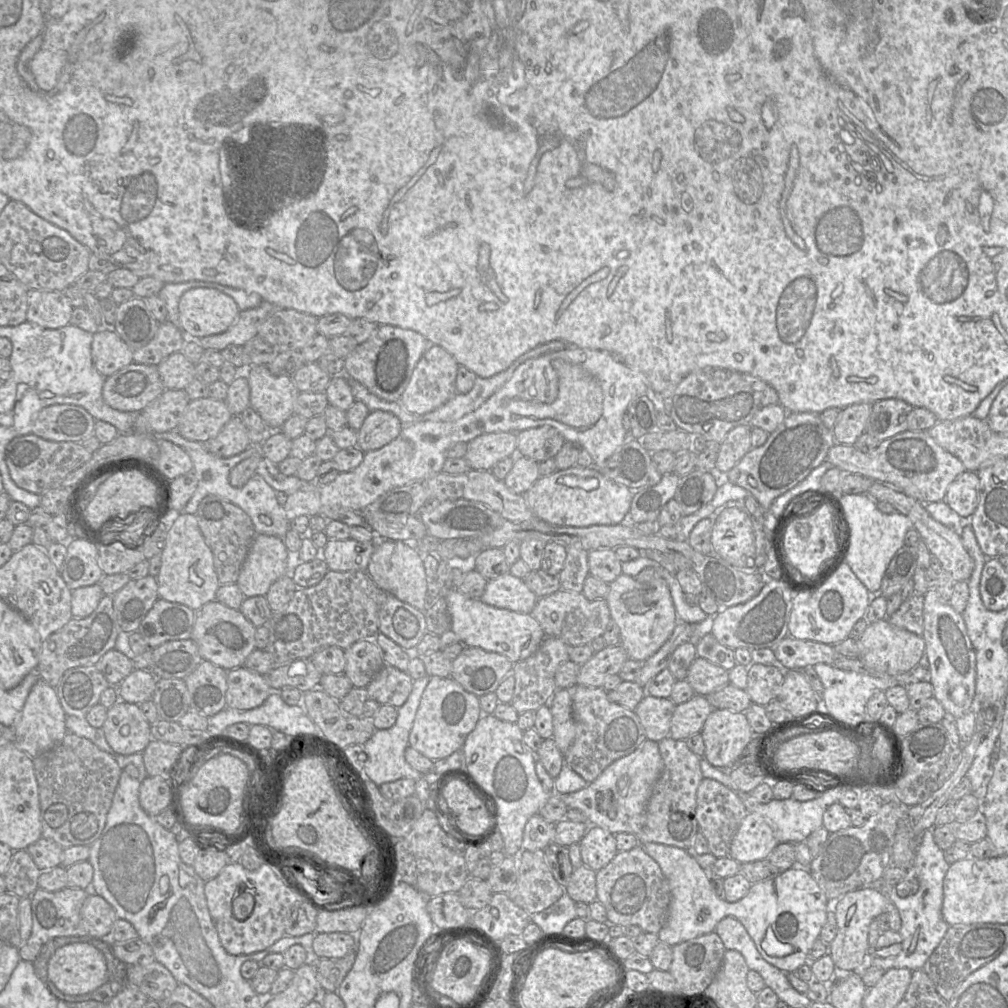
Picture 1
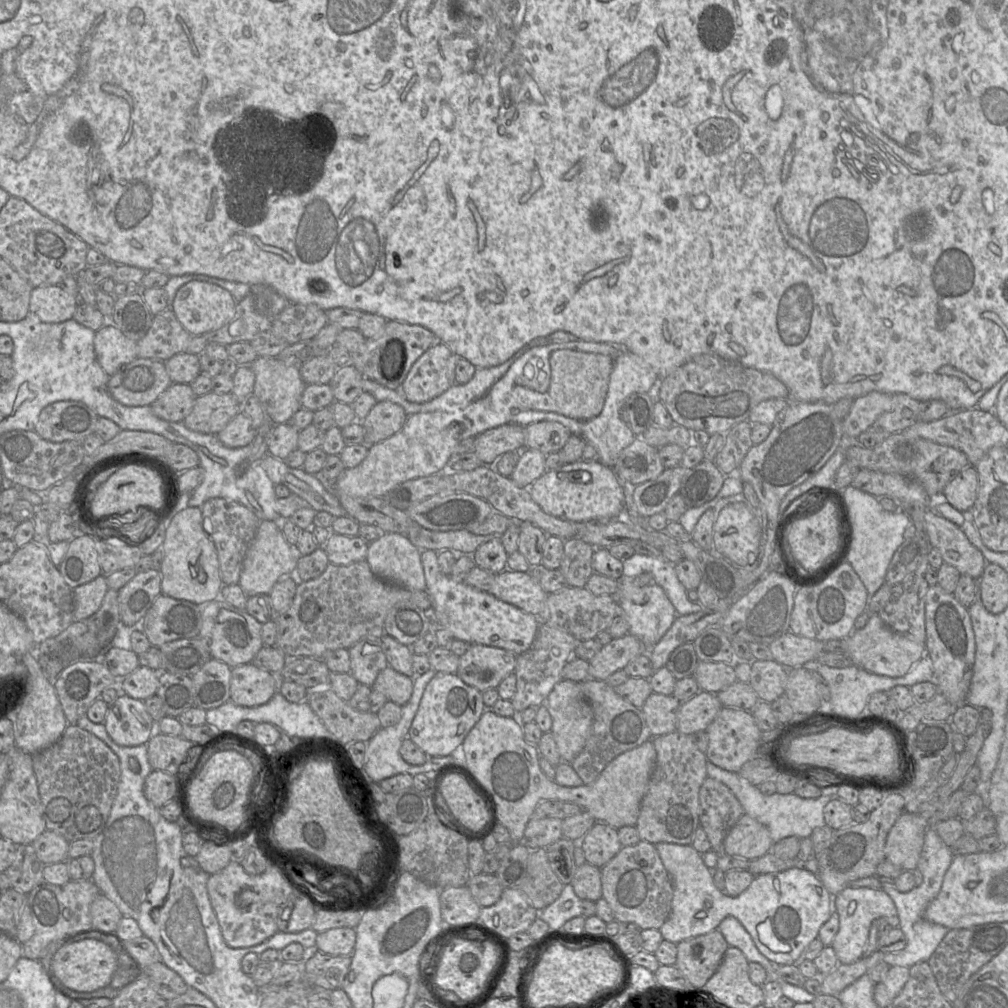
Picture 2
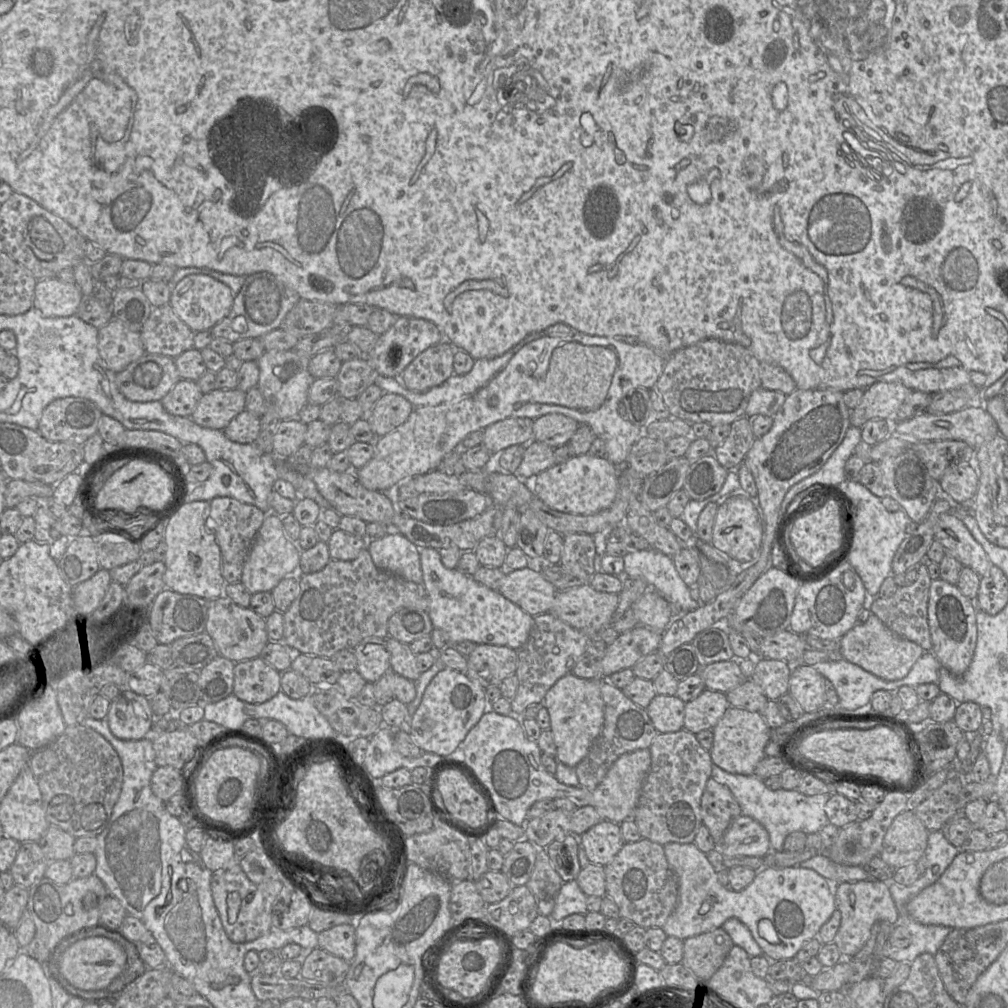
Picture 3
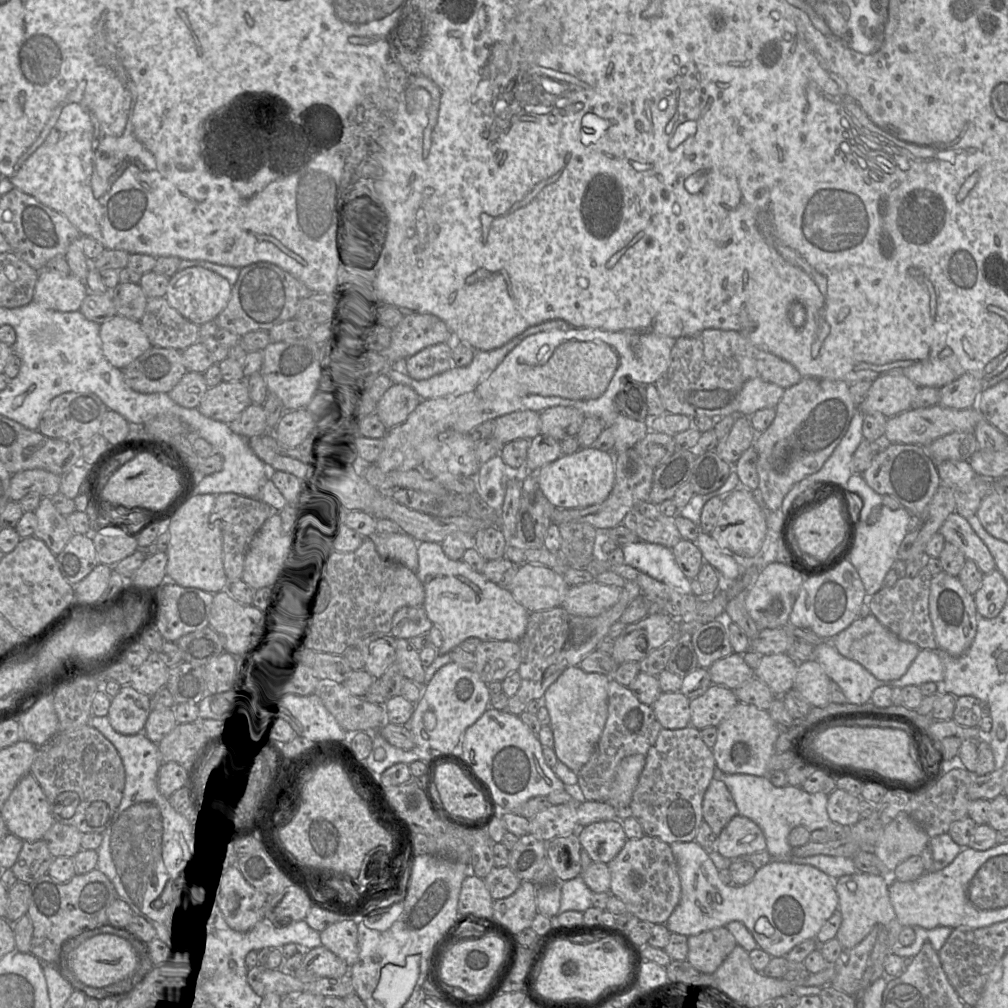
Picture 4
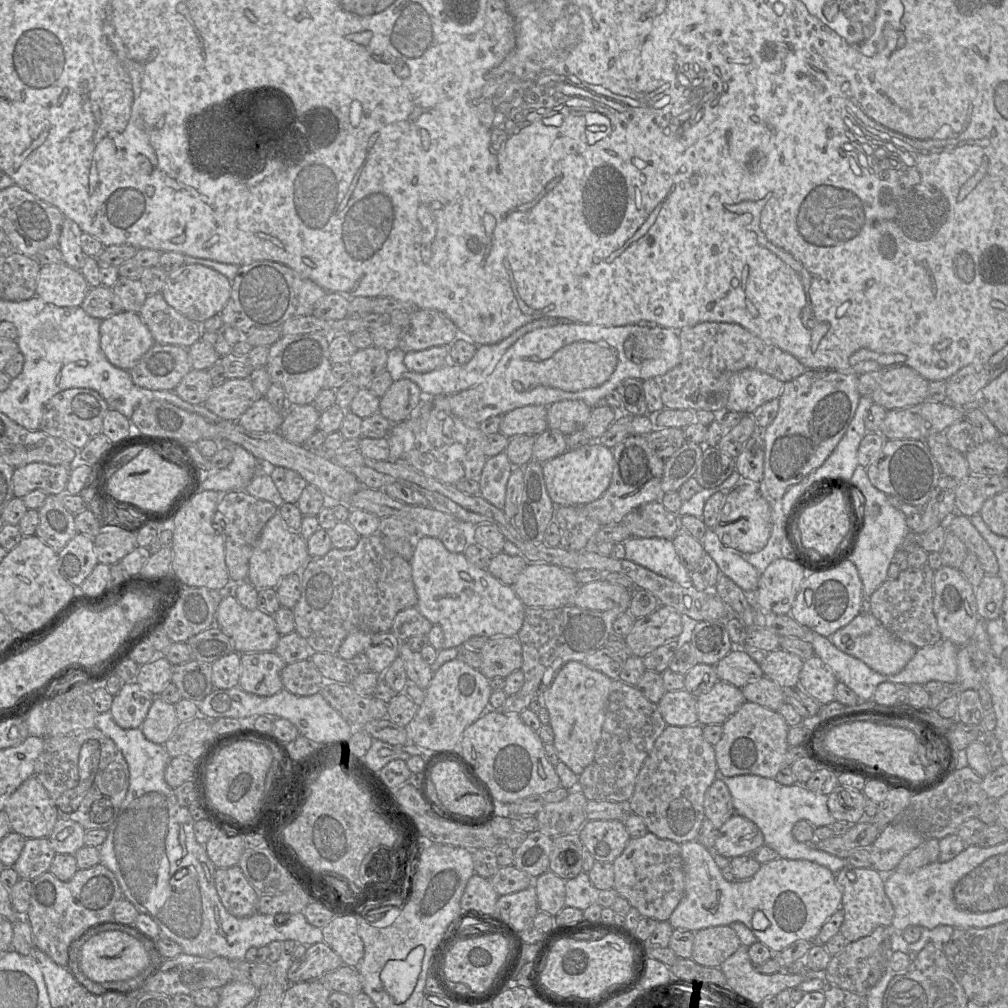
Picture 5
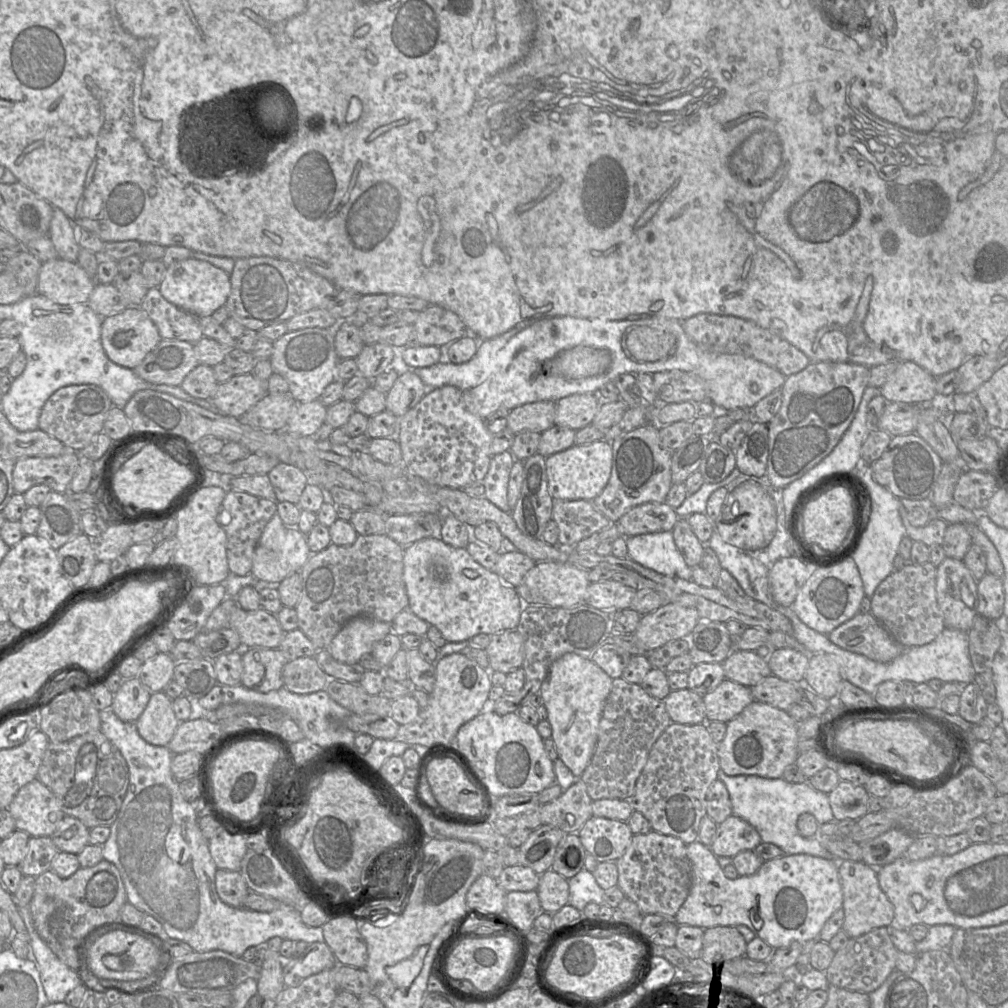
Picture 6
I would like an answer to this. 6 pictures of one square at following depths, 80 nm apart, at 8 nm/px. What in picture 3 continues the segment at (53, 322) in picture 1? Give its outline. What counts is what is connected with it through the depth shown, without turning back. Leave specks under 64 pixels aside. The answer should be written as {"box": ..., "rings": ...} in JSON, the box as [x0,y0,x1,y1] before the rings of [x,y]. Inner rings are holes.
{"box":[33,277,84,317],"rings":[[[57,277],[37,281],[33,307],[45,317],[67,317],[77,313],[84,295],[76,283],[66,283]]]}

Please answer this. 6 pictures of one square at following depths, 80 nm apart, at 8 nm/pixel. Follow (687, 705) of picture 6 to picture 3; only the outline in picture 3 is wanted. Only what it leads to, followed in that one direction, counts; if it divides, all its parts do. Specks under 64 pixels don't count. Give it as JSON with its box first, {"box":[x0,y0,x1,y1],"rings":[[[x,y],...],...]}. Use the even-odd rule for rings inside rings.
{"box":[646,694,685,733],"rings":[[[657,694],[651,700],[646,712],[658,733],[683,729],[685,703],[677,695]]]}

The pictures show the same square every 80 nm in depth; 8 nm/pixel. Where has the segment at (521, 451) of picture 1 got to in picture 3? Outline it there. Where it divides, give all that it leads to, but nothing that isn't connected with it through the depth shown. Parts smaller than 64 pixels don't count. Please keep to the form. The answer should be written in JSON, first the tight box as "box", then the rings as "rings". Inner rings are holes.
{"box":[532,414,579,448],"rings":[[[545,414],[534,420],[532,440],[557,448],[567,444],[579,426],[576,420],[563,414]]]}

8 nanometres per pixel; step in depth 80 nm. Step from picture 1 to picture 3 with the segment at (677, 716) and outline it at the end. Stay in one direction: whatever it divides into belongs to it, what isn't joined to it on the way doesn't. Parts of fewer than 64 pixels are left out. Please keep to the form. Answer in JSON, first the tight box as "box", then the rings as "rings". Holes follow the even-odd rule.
{"box":[683,689,729,734],"rings":[[[705,689],[696,698],[685,703],[683,729],[693,734],[712,729],[729,707],[726,693]]]}

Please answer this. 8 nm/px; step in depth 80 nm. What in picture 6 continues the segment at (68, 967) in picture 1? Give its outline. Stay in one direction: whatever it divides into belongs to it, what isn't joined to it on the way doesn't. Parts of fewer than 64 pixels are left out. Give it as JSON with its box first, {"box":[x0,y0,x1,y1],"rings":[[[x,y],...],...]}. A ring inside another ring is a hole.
{"box":[85,930,158,981],"rings":[[[114,930],[100,936],[89,946],[85,966],[87,972],[100,981],[133,981],[145,978],[157,961],[158,950],[154,943],[138,934]]]}

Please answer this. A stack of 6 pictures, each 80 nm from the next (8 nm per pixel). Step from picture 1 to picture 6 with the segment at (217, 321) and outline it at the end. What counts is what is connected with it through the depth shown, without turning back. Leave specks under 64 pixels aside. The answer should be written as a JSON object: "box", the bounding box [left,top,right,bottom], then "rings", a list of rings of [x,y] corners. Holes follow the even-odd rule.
{"box":[158,258,230,320],"rings":[[[188,258],[168,266],[158,288],[161,295],[170,303],[202,320],[209,319],[227,301],[230,292],[230,275],[208,261]]]}

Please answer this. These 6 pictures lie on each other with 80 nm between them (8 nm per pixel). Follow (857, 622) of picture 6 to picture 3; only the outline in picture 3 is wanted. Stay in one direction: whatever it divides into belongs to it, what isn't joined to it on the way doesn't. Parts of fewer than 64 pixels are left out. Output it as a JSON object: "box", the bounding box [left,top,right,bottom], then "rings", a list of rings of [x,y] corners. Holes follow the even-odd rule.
{"box":[839,613,925,681],"rings":[[[873,613],[865,623],[855,624],[839,639],[839,643],[842,658],[885,681],[897,681],[906,677],[915,662],[925,652],[915,642],[895,635]]]}

